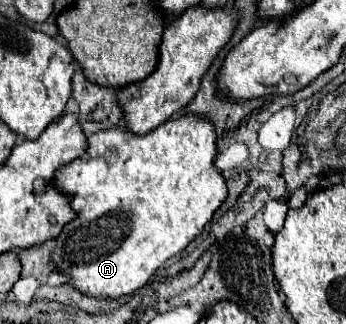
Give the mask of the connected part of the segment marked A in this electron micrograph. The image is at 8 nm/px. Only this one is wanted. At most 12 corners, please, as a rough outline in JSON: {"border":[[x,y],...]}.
{"border":[[214,126],[88,136],[54,174],[52,262],[96,300],[144,286],[224,202]]}

